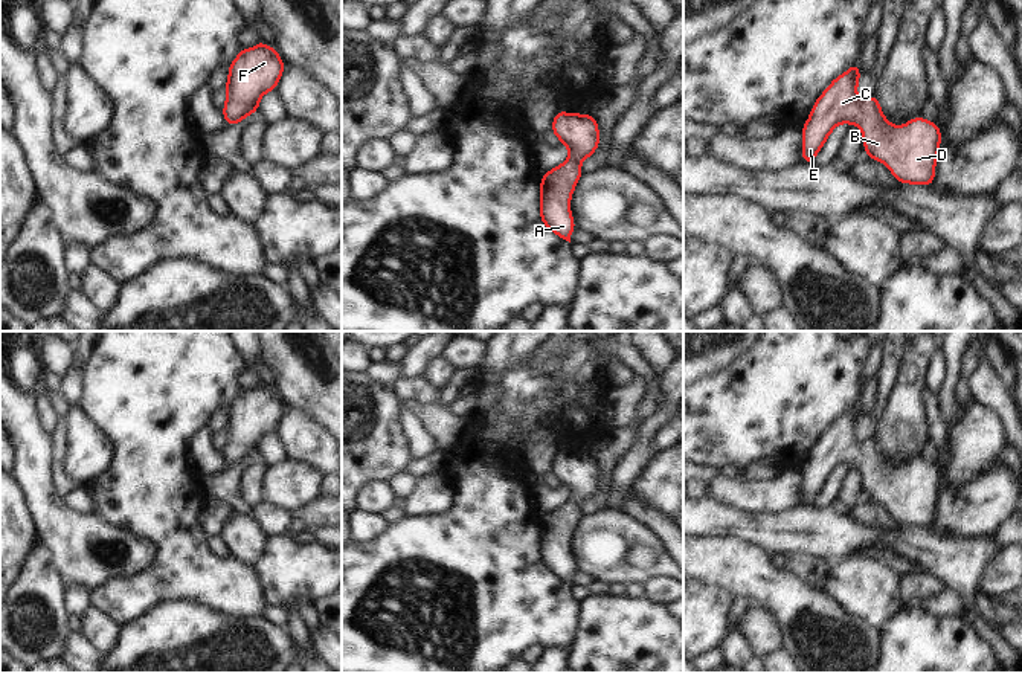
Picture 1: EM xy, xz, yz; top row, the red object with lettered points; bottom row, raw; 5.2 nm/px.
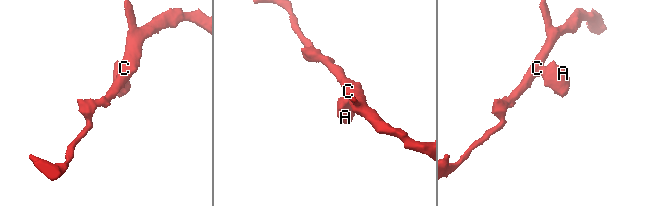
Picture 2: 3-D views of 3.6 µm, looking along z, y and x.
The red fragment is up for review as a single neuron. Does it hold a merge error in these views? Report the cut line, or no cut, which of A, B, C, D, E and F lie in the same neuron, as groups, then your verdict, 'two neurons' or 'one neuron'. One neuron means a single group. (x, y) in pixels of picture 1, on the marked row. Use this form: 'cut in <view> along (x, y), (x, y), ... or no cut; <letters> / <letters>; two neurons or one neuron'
no cut; A B C D E F; one neuron

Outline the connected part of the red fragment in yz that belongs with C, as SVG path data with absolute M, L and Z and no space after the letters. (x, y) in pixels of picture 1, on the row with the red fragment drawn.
M854 63L819 95L801 128L802 160L811 163L831 131L839 124L850 124L860 128L866 156L885 163L897 182L930 186L941 143L938 122L918 116L900 127L892 125L876 96L859 99L859 79Z

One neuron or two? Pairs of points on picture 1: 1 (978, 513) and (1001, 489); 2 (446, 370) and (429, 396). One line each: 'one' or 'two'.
1: one
2: two

